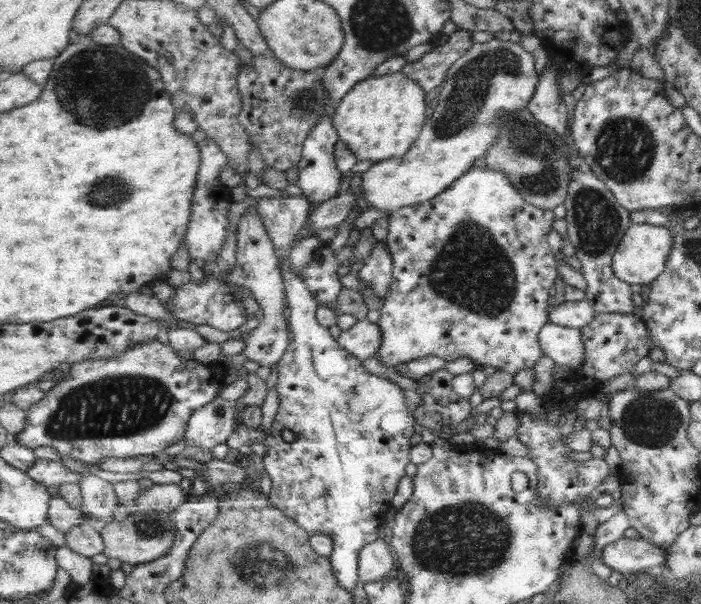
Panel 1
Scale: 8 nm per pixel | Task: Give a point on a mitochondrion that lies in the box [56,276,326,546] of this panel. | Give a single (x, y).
(150, 527)

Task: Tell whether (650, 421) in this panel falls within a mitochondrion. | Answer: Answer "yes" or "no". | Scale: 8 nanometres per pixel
yes

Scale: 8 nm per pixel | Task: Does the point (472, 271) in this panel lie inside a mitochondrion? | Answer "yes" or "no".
yes

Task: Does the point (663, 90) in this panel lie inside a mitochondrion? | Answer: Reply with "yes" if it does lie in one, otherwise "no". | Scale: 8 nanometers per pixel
no

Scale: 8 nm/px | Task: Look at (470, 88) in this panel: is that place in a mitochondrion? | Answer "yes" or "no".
yes

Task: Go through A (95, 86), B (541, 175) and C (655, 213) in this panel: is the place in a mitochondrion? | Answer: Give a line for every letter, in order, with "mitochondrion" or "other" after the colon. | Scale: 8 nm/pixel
A: mitochondrion
B: mitochondrion
C: other

